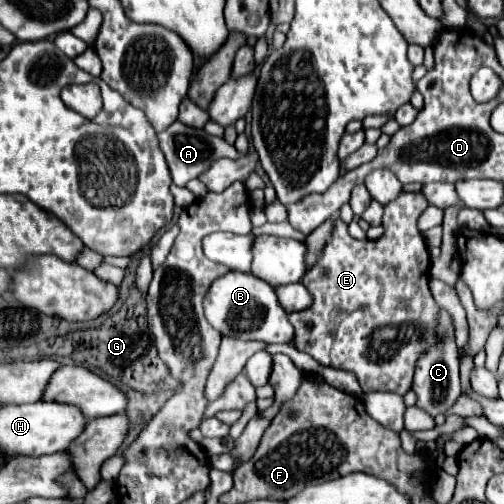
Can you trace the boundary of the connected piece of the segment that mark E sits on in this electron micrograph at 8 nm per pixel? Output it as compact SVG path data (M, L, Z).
M401 191L397 199L385 205L383 237L375 241L357 241L347 233L341 219L333 219L331 239L325 243L321 257L303 277L303 285L313 295L313 305L305 311L291 313L289 319L295 327L295 347L309 353L321 365L353 371L365 393L393 391L405 395L411 389L413 369L419 355L433 345L433 321L439 311L429 291L429 253L417 229L417 217L425 211L427 199L421 193Z

